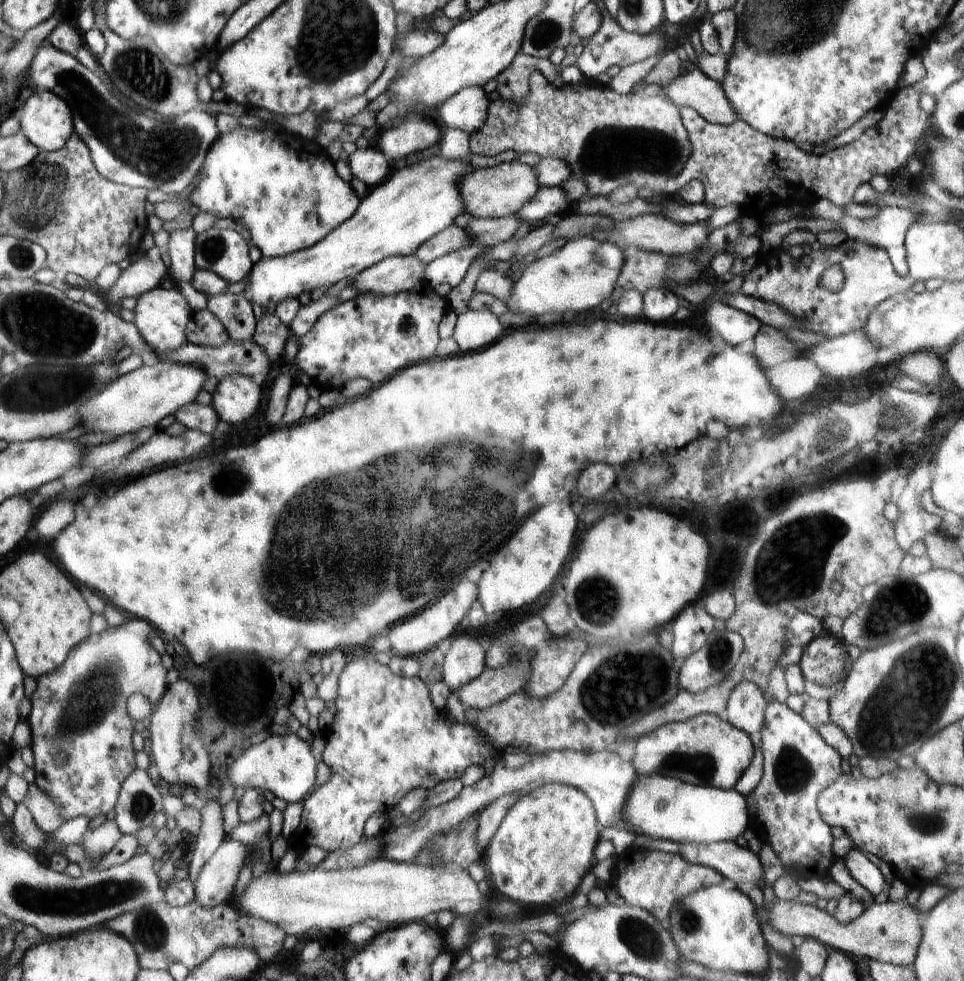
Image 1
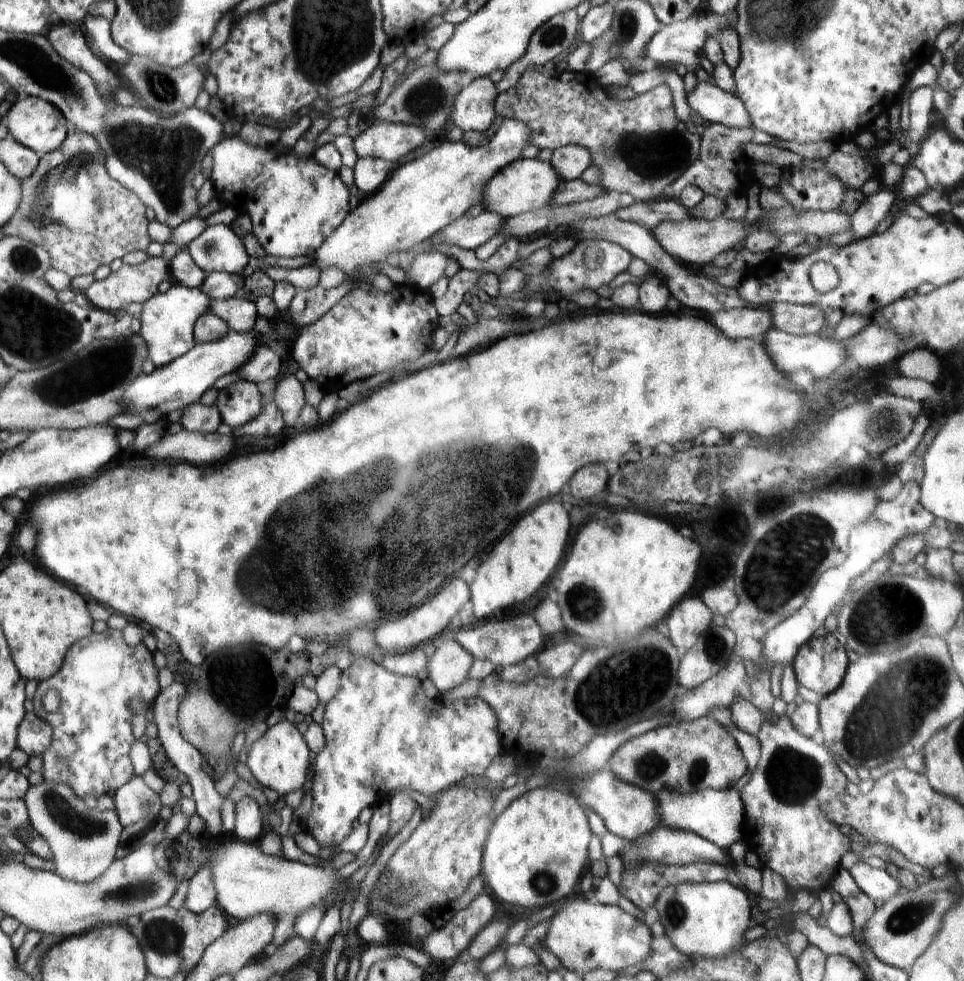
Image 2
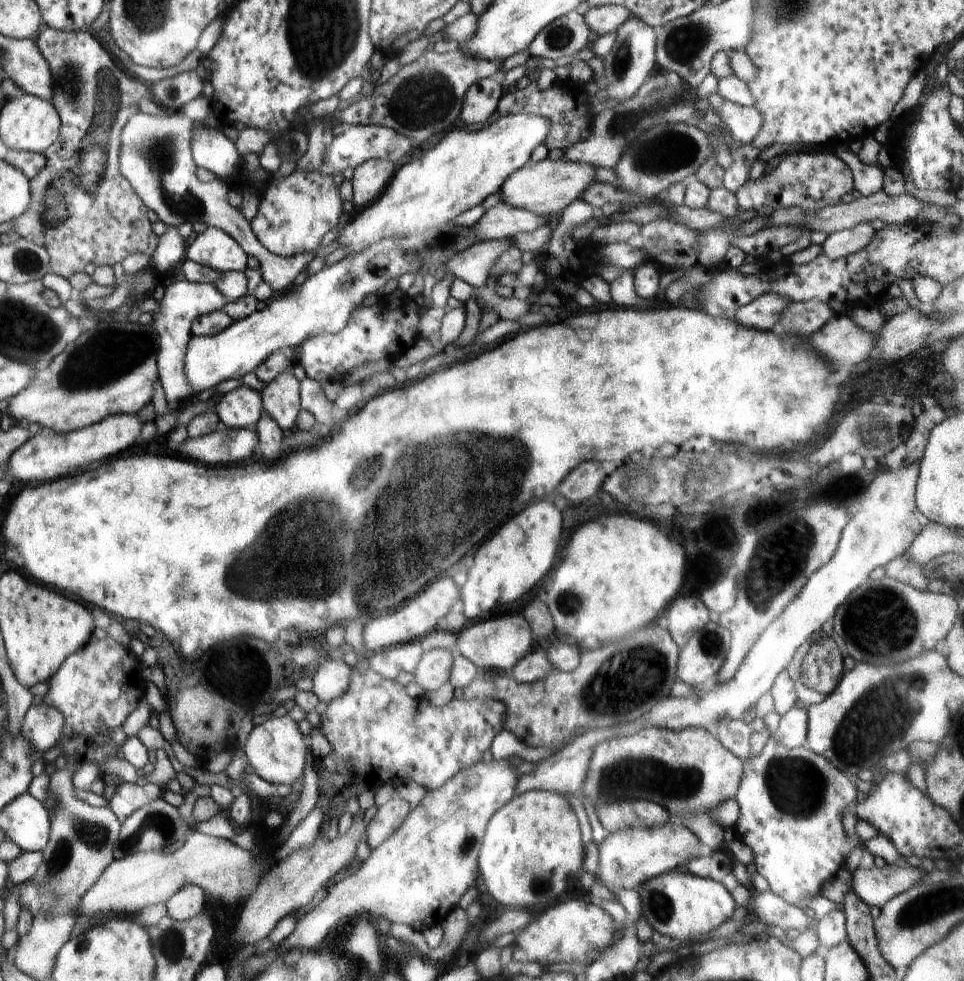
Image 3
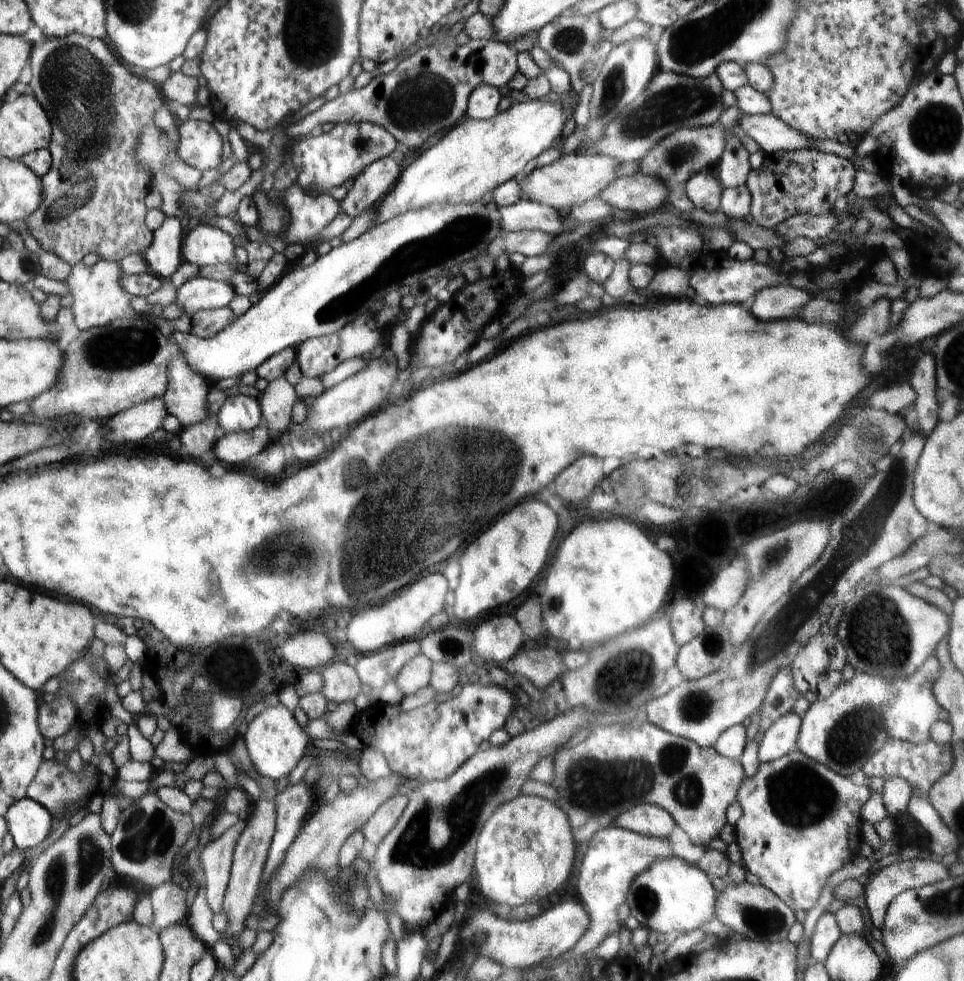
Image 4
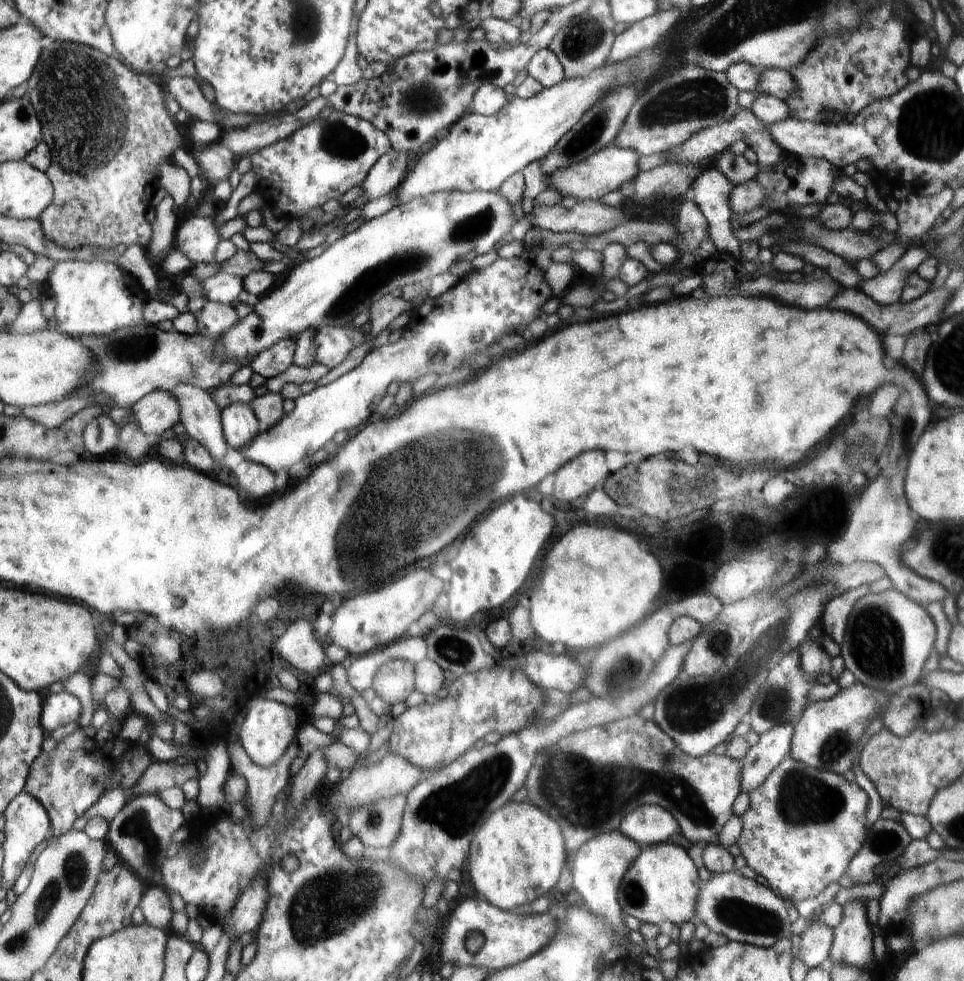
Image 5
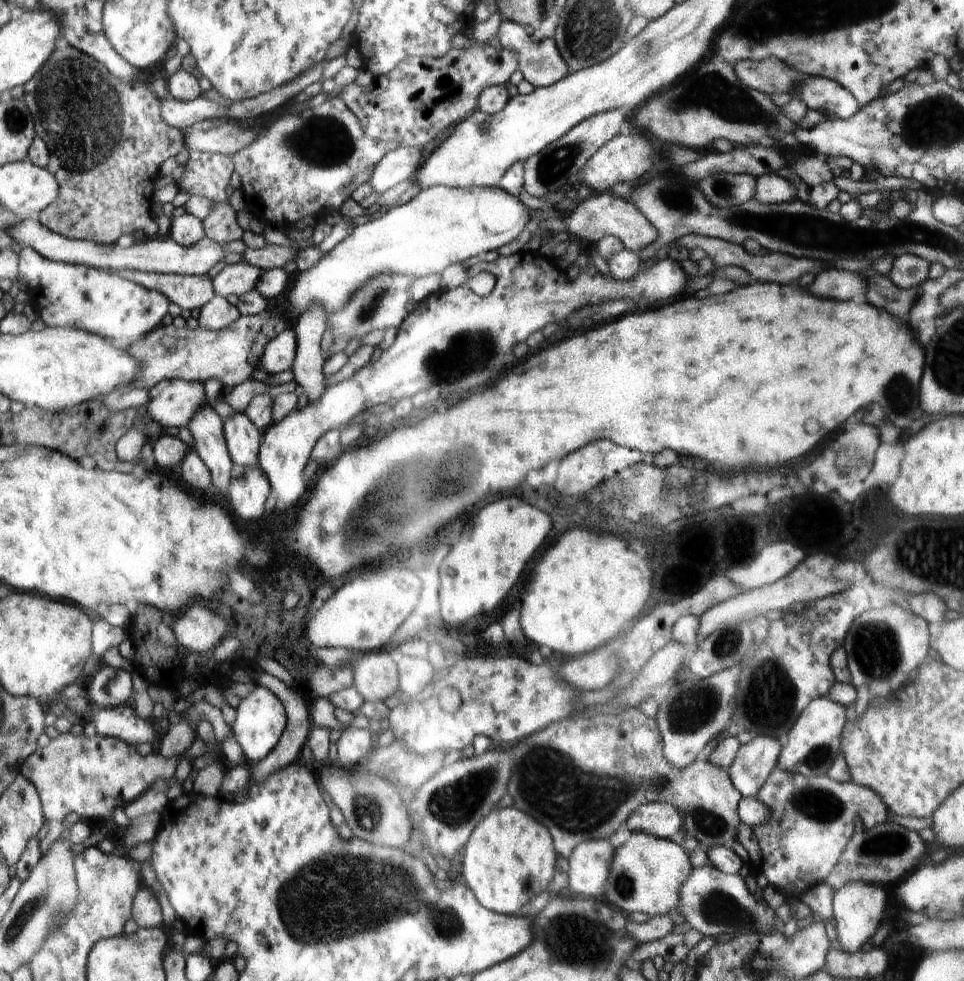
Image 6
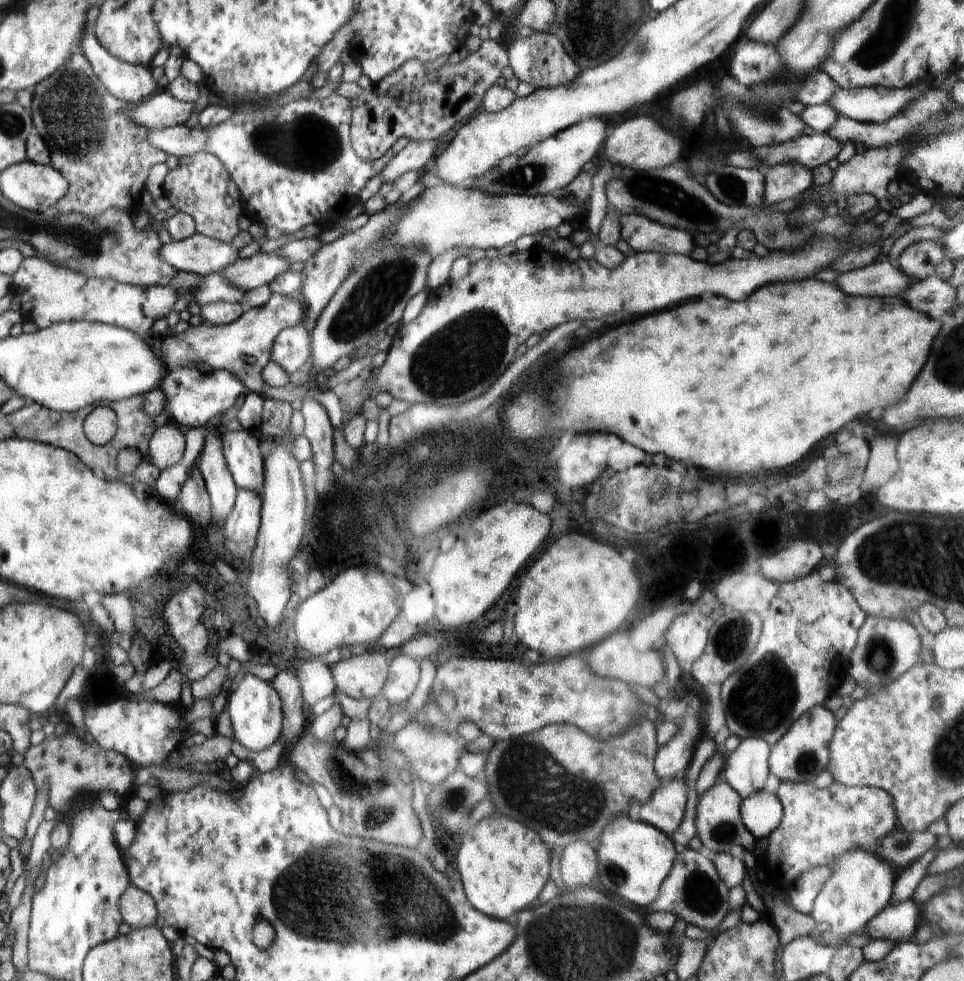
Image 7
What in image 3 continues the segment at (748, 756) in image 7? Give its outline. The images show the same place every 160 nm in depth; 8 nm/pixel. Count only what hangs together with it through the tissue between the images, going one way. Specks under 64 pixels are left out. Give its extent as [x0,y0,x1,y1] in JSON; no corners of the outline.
[774,707,809,747]

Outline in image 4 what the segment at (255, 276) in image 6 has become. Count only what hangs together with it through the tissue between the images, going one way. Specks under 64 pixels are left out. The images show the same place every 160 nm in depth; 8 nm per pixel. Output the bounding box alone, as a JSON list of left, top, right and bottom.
[175,276,235,318]

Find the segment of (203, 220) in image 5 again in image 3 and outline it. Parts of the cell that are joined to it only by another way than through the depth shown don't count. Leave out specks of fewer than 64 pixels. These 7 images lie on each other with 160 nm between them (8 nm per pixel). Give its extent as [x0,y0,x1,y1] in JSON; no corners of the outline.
[184,227,247,273]

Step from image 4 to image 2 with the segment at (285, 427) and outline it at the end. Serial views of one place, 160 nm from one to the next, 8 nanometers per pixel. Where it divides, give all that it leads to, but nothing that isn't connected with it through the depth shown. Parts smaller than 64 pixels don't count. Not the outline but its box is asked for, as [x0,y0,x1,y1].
[273,376,307,426]

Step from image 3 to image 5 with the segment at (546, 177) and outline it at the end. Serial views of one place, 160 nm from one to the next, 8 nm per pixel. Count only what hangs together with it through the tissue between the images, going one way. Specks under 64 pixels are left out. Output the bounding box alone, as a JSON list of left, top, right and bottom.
[547,138,639,202]

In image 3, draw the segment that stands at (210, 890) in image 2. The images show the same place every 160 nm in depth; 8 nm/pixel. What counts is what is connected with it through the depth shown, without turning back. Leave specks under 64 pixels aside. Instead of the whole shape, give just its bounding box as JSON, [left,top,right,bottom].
[166,884,208,921]

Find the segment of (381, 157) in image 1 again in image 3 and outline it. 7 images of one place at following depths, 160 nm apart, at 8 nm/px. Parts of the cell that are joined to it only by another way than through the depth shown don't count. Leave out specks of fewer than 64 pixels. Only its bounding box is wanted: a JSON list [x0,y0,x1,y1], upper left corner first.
[352,159,394,208]

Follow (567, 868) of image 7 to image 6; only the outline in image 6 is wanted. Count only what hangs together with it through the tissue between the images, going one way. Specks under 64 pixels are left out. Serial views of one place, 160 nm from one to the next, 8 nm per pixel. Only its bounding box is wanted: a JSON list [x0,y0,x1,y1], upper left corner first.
[568,839,615,899]

